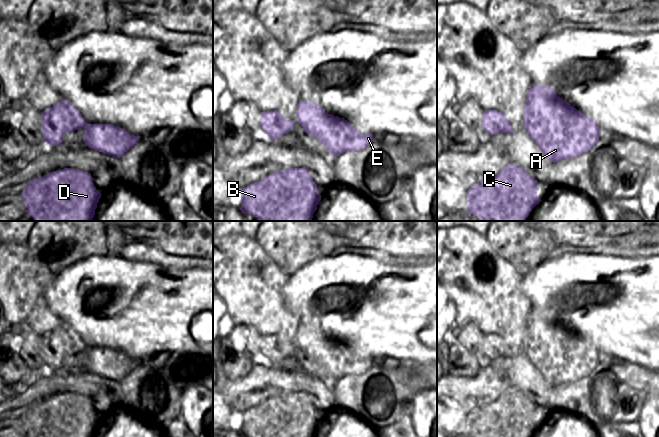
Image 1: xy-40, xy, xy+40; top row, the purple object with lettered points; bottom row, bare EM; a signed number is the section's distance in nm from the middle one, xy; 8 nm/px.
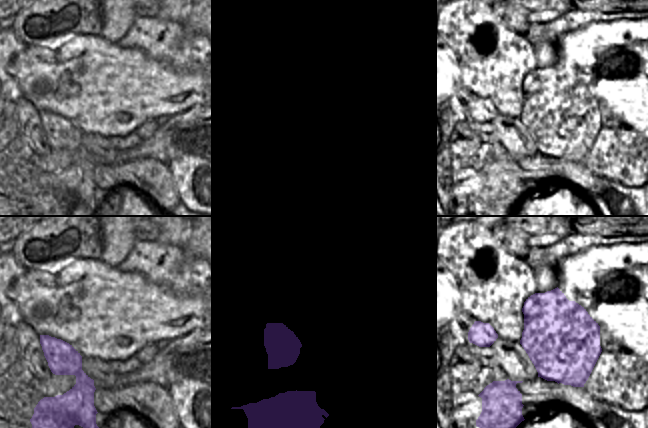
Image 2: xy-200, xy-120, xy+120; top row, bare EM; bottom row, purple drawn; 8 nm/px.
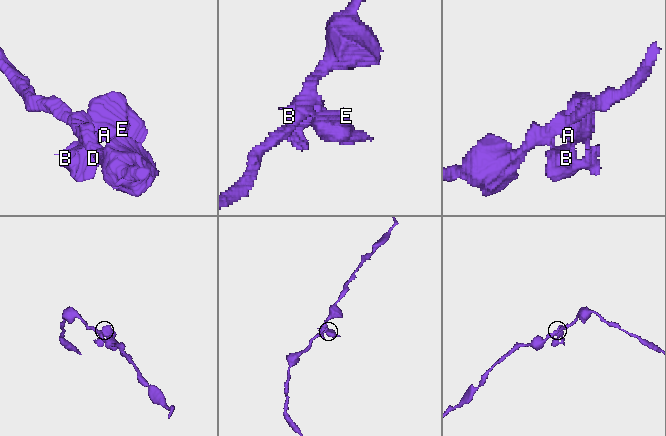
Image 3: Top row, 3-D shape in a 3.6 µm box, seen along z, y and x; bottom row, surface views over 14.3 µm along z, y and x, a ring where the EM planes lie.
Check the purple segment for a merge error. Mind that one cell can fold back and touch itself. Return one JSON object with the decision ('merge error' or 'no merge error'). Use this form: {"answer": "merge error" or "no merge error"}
{"answer": "no merge error"}

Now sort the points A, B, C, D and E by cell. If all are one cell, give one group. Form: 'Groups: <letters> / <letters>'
Groups: A B C D E

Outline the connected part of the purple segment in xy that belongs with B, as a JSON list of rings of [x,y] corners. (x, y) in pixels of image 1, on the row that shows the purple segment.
[[[286,168],[243,188],[240,210],[244,214],[256,216],[260,221],[311,221],[321,197],[317,191],[317,185],[305,168]]]

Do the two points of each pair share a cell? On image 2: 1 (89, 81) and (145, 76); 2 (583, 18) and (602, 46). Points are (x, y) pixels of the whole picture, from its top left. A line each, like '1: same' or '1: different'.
1: same
2: different

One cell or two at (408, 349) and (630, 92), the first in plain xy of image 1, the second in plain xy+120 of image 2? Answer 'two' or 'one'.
one

